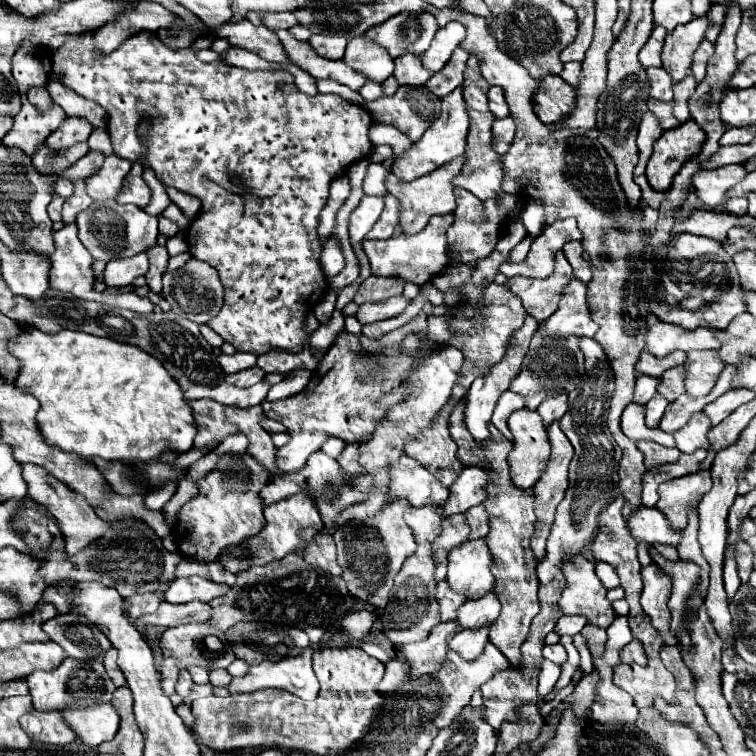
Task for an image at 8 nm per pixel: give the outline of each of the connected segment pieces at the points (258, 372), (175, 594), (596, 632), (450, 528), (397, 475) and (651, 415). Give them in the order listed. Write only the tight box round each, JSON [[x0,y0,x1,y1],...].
[[226,366,264,388],[164,576,230,604],[581,623,607,660],[434,514,470,580],[390,456,450,506],[646,394,668,428]]

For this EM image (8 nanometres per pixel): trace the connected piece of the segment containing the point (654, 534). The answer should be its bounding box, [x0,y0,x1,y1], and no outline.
[628,508,682,546]

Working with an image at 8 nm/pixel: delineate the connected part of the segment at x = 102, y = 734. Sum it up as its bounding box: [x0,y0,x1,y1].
[62,702,120,748]

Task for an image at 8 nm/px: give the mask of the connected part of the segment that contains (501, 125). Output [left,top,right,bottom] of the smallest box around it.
[494,116,516,154]

